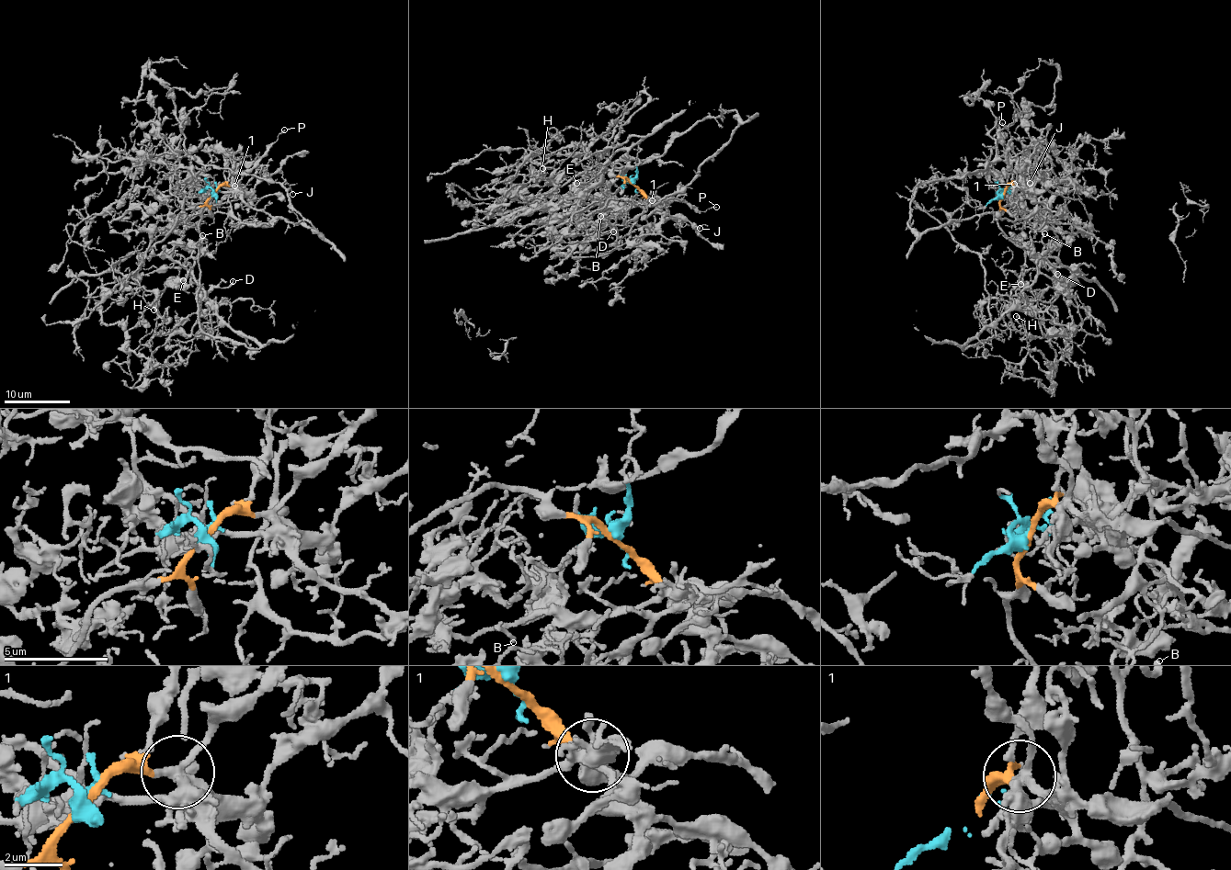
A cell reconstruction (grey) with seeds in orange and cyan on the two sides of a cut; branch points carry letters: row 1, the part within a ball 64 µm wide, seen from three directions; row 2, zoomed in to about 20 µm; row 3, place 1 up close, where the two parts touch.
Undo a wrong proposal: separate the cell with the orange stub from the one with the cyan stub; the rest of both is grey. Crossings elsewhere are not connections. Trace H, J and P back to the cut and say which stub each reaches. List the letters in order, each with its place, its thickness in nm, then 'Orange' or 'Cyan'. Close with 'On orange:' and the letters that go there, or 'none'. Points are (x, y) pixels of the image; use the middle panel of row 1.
H: Place: (542, 168). Thickness 120 nm. Cyan
J: Place: (700, 228). Thickness 100 nm. Orange
P: Place: (716, 207). Thickness 120 nm. Orange
On orange: J, P

